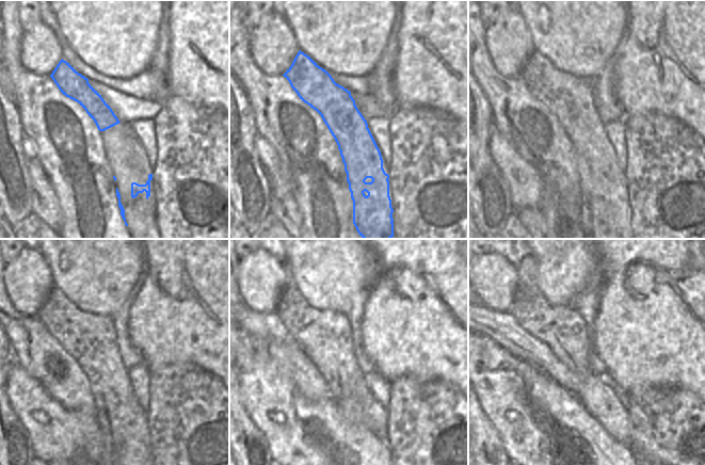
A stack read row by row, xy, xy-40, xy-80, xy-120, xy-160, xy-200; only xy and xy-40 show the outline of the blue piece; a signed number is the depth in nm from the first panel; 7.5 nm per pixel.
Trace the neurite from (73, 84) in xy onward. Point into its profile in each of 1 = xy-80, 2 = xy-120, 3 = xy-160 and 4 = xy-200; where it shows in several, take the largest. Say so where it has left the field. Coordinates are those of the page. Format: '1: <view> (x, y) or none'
1: xy-80 (570, 98)
2: xy-120 (89, 338)
3: xy-160 (325, 336)
4: xy-200 (561, 329)

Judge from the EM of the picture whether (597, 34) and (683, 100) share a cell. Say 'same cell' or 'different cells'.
different cells

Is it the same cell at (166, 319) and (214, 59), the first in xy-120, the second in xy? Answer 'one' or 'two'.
one

